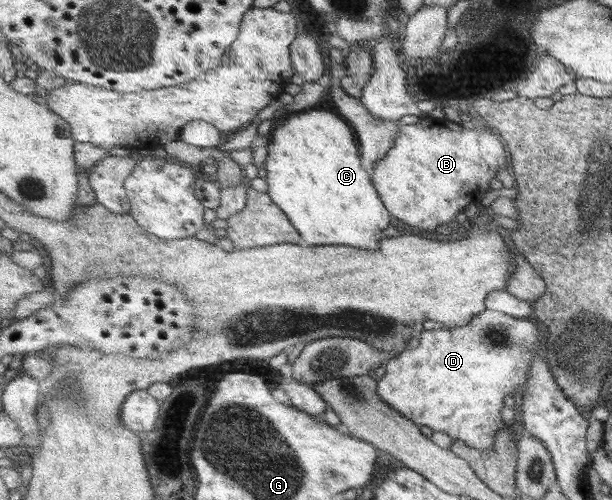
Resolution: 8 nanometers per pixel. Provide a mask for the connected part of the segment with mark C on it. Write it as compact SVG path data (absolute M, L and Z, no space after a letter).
M309 110L292 114L276 124L269 133L267 172L268 196L282 208L311 246L347 245L364 249L378 247L383 230L391 226L392 214L387 211L374 180L362 159L357 134L343 117L327 110Z

